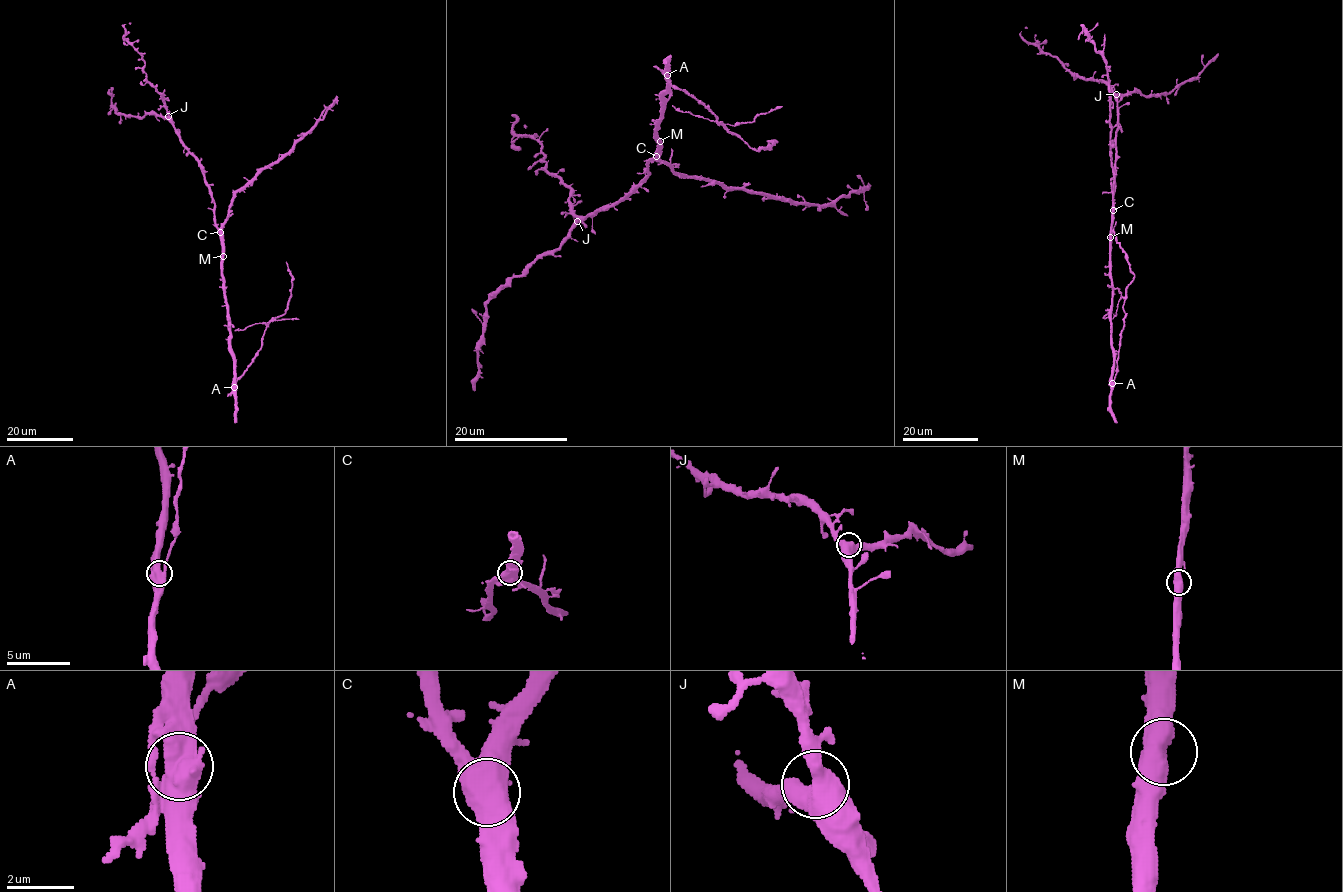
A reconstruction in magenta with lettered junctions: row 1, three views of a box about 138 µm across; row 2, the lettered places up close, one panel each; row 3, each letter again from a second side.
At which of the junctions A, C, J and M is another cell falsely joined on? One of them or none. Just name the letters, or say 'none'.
A

